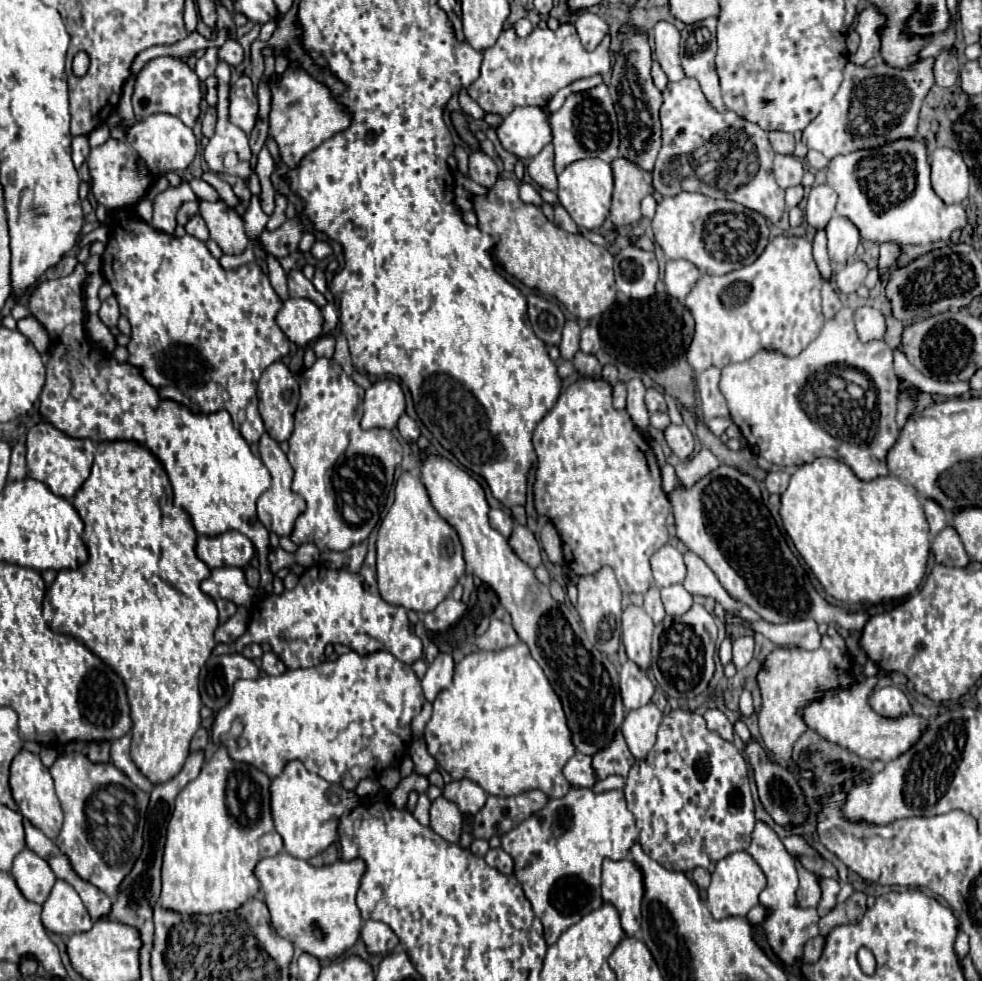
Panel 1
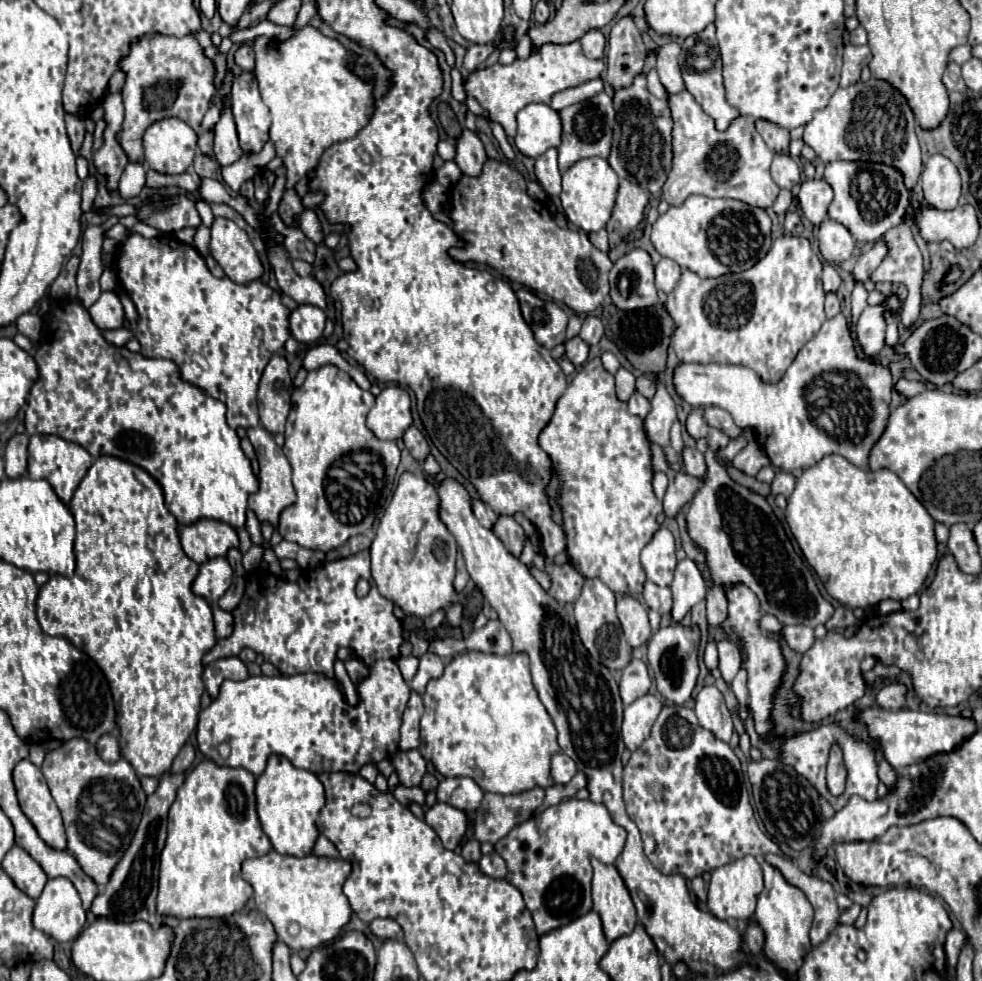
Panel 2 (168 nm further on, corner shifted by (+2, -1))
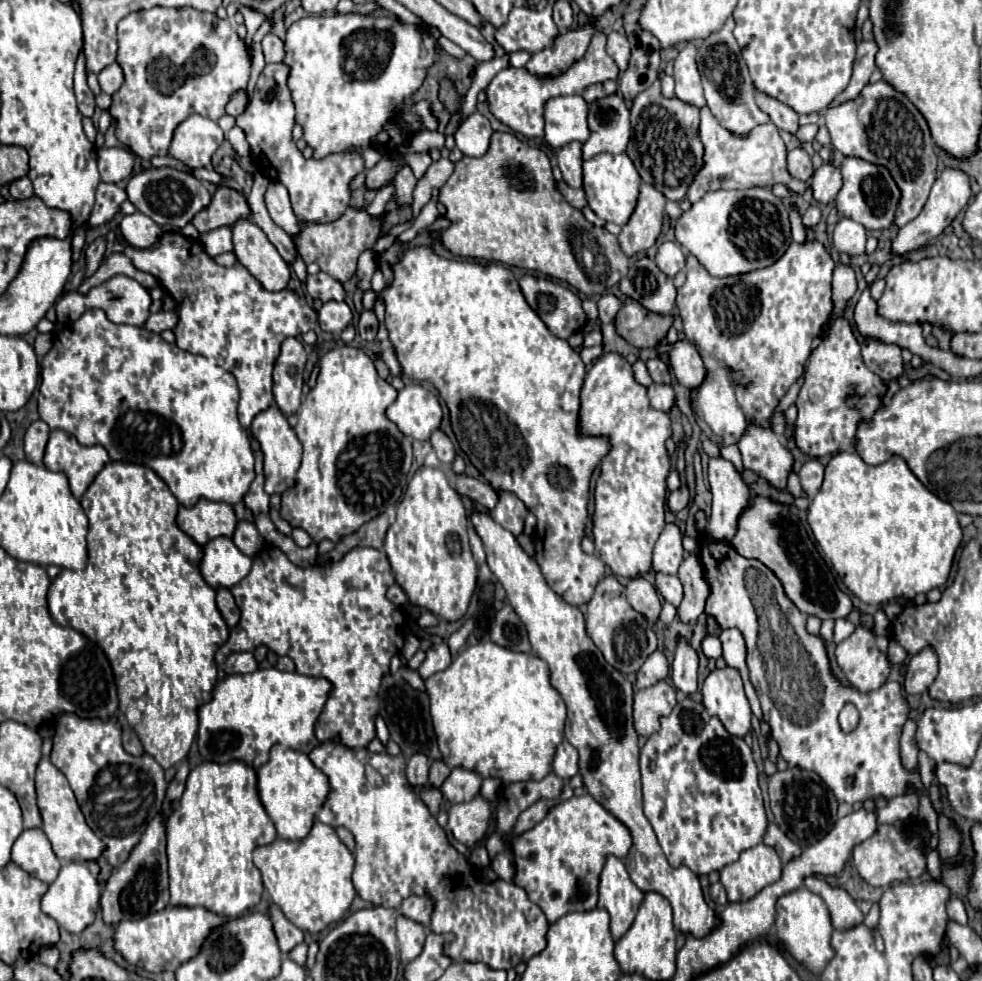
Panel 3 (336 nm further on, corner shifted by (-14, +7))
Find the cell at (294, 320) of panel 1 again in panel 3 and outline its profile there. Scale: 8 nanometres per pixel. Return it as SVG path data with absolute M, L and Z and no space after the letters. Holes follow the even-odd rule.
M326 302L318 312L318 322L324 332L340 334L352 324L352 310L346 302Z

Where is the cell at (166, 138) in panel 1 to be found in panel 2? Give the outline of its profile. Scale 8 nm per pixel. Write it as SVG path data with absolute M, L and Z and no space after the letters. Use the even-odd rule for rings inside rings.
M162 118L144 132L144 162L162 174L182 174L194 160L196 140L196 132L180 118Z

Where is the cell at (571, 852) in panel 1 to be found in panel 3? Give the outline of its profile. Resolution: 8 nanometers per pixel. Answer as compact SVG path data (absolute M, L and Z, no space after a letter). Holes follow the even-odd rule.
M590 794L572 796L570 800L564 800L552 806L552 810L542 822L538 822L532 830L512 840L514 866L516 866L516 874L512 882L516 882L516 886L526 890L528 900L536 902L536 906L544 910L546 920L552 924L568 912L594 910L598 902L598 880L600 880L600 872L604 868L606 856L614 854L616 858L624 858L630 846L632 846L632 836L618 818L614 818L606 808L602 808Z

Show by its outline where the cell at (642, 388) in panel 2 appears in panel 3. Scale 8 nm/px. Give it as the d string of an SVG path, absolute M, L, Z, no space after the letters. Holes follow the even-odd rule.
M660 358L648 360L646 368L648 368L648 372L650 372L654 382L658 382L658 384L670 384L670 370L668 370L668 366Z

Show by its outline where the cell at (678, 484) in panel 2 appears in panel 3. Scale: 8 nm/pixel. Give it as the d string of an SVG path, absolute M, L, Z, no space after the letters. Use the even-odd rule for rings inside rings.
M680 486L678 490L670 492L668 494L668 510L670 512L680 512L686 504L688 504L688 488L686 486Z

